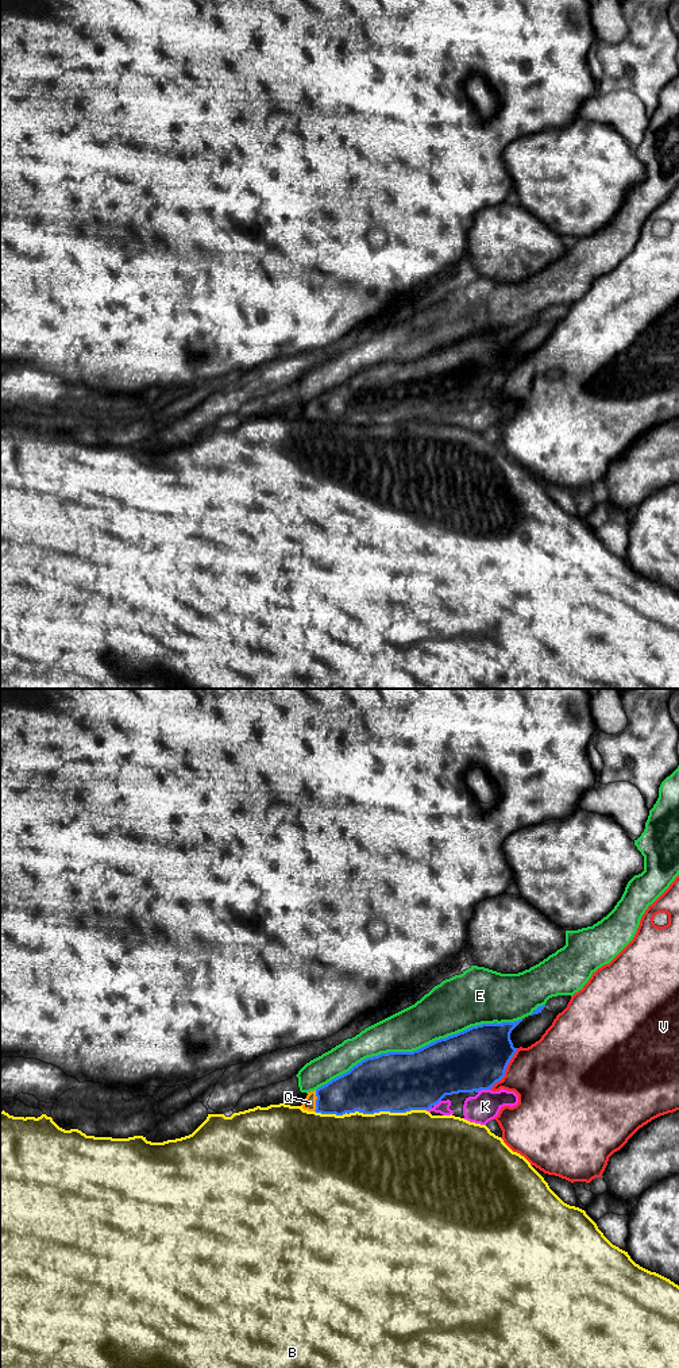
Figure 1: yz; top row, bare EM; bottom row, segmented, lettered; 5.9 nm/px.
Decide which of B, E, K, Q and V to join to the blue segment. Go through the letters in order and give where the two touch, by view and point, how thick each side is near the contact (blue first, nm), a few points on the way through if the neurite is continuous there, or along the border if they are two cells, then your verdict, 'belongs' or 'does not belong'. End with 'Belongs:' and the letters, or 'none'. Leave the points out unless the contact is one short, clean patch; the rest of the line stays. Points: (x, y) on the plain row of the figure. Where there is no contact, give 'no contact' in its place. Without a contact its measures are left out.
B: yz (370, 422) | 360/500 nm | does not belong
E: yz (420, 357) | 360/280 nm | does not belong
K: yz (483, 397) | 380/180 nm | does not belong
Q: yz (316, 409) | 260/80 nm | across yz (357, 399), (316, 409), (309, 411) | belongs
V: yz (505, 377) | 380/400 nm | does not belong
Belongs: Q

